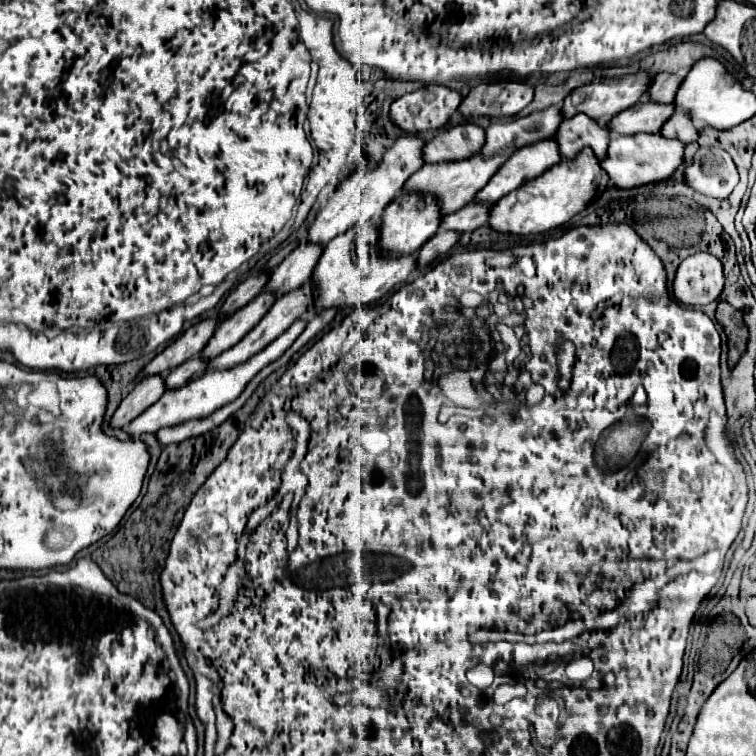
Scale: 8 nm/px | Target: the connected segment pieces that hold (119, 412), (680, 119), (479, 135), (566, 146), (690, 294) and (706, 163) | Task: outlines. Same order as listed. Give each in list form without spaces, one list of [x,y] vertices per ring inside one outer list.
[[[148,377],[142,379],[140,383],[136,383],[136,387],[132,389],[132,393],[128,393],[118,409],[114,411],[112,419],[110,419],[110,427],[118,429],[128,425],[130,421],[134,421],[140,413],[144,413],[152,403],[156,403],[164,393],[164,377]]]
[[[676,111],[668,119],[668,123],[662,125],[660,135],[664,135],[666,139],[678,139],[682,143],[694,143],[698,139],[698,129],[692,127],[692,119],[688,119],[688,115]]]
[[[462,123],[450,127],[448,131],[440,131],[432,141],[428,141],[422,149],[424,163],[444,163],[444,161],[462,161],[484,145],[484,129],[472,123]]]
[[[576,115],[560,123],[554,141],[560,155],[566,159],[574,159],[584,147],[590,147],[598,159],[604,159],[608,149],[608,131],[604,131],[604,123],[592,123],[586,115]]]
[[[710,253],[686,257],[674,277],[674,297],[688,307],[702,307],[716,301],[722,287],[722,263]]]
[[[700,147],[696,151],[696,155],[692,157],[692,163],[688,163],[684,167],[684,183],[688,187],[692,187],[694,191],[706,195],[706,197],[714,197],[714,199],[726,199],[732,189],[738,183],[738,171],[734,161],[730,159],[730,155],[724,149],[716,149],[716,147]]]

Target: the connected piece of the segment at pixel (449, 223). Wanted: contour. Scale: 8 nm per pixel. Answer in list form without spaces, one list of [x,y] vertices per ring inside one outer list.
[[[470,203],[456,213],[444,215],[440,219],[440,229],[466,233],[466,231],[474,231],[474,229],[486,225],[486,221],[488,221],[488,205],[472,205]]]

